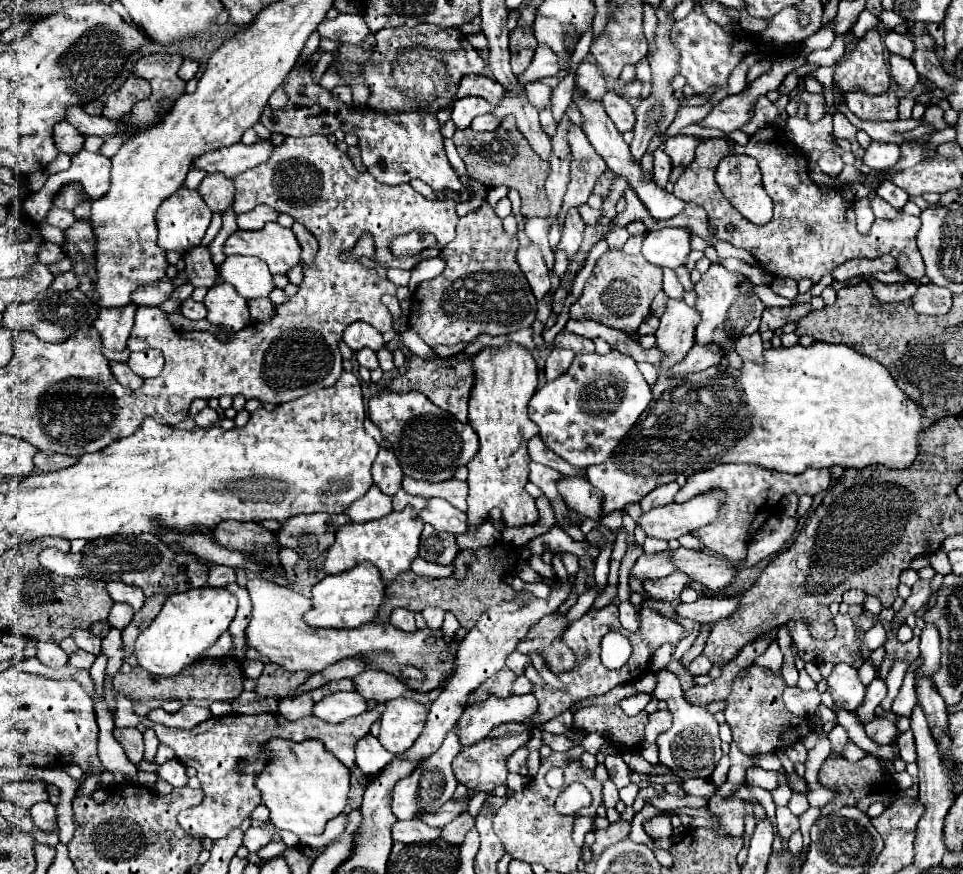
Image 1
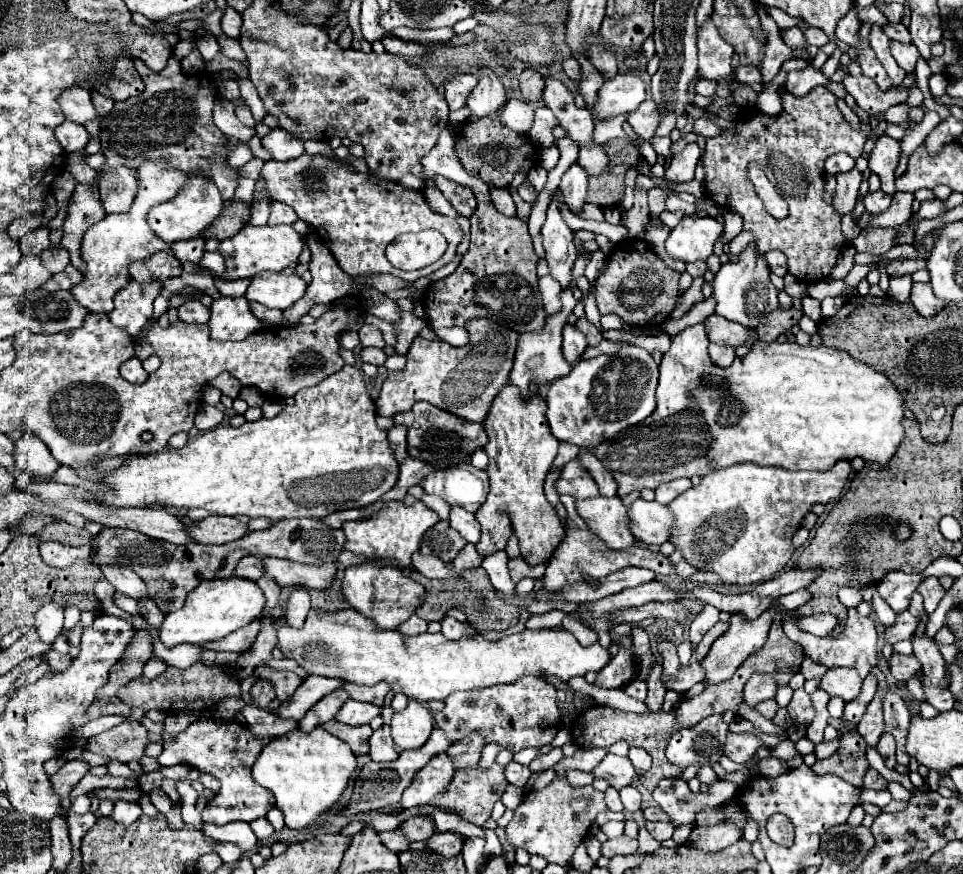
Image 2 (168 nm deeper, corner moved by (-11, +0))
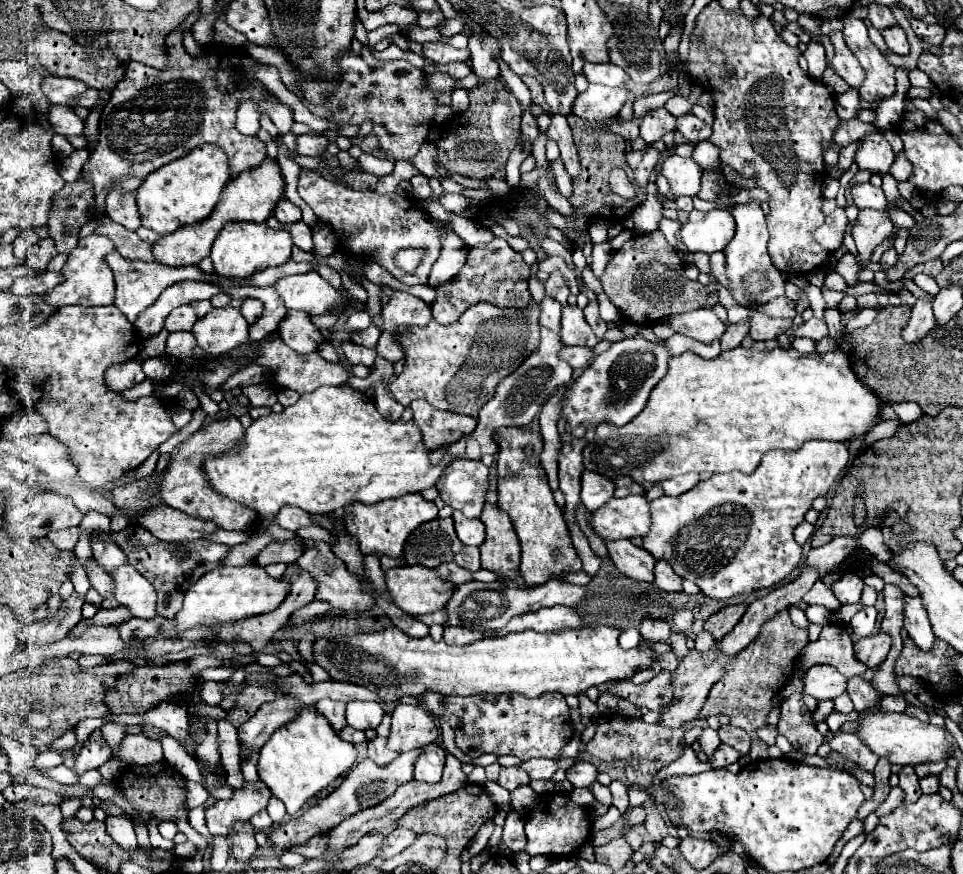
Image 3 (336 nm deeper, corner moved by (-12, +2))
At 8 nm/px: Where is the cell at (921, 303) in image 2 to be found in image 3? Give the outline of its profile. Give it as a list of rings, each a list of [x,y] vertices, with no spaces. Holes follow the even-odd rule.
[[[917,298],[913,310],[911,310],[911,320],[903,330],[903,340],[907,342],[917,342],[921,340],[931,328],[935,326],[935,314],[931,308],[931,302],[927,298]]]

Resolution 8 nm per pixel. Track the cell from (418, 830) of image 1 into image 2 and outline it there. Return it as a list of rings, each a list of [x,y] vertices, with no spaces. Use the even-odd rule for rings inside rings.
[[[398,828],[398,830],[390,830],[390,832],[378,832],[378,838],[380,838],[380,842],[382,842],[388,850],[392,850],[392,852],[408,850],[408,844],[410,844],[410,842],[406,842],[406,840],[402,838],[400,828]]]

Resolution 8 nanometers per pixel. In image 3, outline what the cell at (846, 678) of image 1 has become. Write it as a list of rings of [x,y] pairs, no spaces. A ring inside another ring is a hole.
[[[813,666],[803,676],[805,694],[817,700],[833,700],[847,690],[847,678],[835,666]]]

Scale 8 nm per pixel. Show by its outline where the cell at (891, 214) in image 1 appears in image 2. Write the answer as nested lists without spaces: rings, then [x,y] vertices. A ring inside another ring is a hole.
[[[878,190],[878,192],[868,192],[868,194],[862,198],[864,208],[866,208],[868,212],[872,212],[872,214],[880,214],[882,210],[886,210],[886,208],[890,206],[890,202],[892,202],[892,198],[890,198],[888,194],[884,194],[882,190]]]

